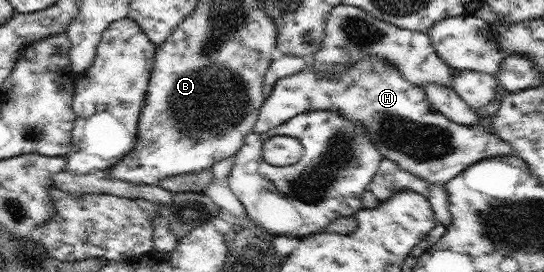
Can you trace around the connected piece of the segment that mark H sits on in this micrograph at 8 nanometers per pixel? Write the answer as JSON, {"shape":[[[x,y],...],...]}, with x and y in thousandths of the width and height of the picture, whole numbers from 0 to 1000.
{"shape":[[[667,202],[623,287],[594,287],[572,235],[546,272],[524,279],[485,368],[467,482],[483,493],[568,404],[618,412],[629,434],[665,456],[706,581],[724,588],[756,651],[785,669],[824,673],[858,610],[899,577],[945,563],[934,522],[886,460],[855,463],[814,426],[792,390],[778,320],[748,301],[728,243],[689,202]]]}

